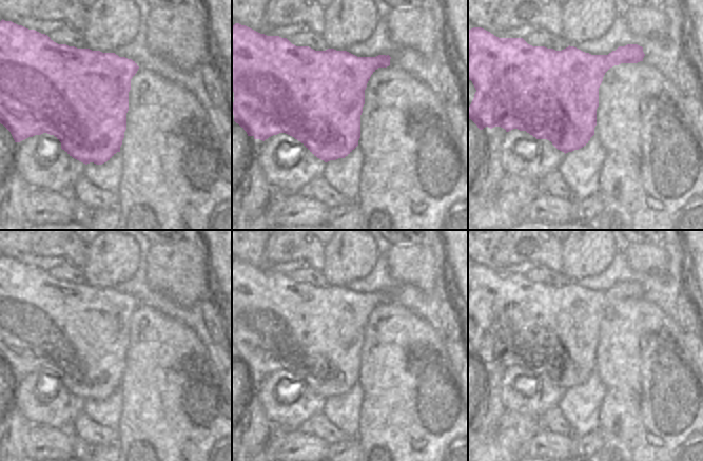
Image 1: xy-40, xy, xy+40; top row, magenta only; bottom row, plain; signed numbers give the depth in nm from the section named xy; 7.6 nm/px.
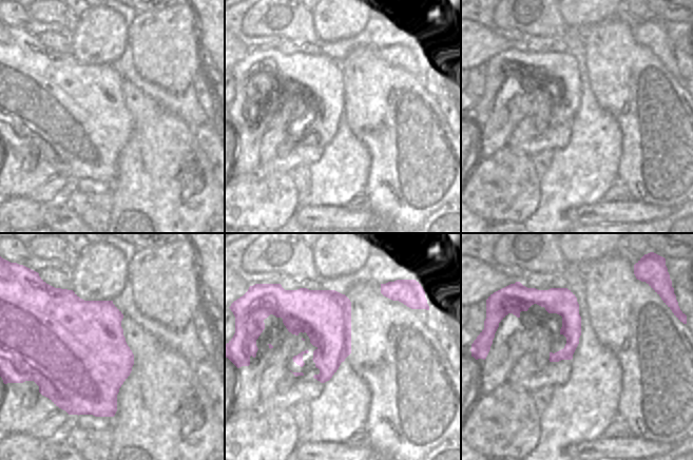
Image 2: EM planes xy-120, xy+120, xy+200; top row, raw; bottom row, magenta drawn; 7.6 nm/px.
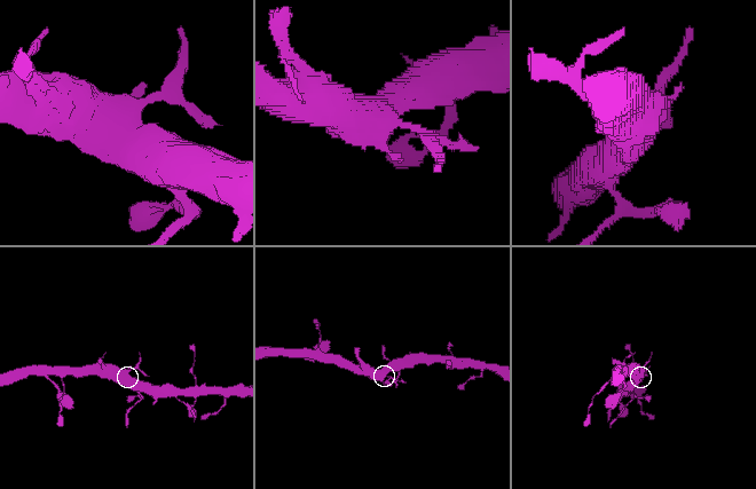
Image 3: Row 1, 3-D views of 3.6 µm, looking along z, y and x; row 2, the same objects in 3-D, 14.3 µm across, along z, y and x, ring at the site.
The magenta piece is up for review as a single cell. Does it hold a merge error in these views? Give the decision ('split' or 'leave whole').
split

